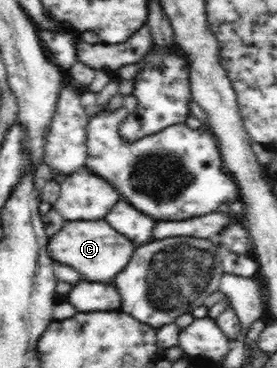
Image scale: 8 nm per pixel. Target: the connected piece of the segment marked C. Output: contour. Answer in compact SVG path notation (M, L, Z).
M105 219L65 221L58 233L49 238L48 254L53 261L76 269L83 280L112 283L132 257L132 243Z

